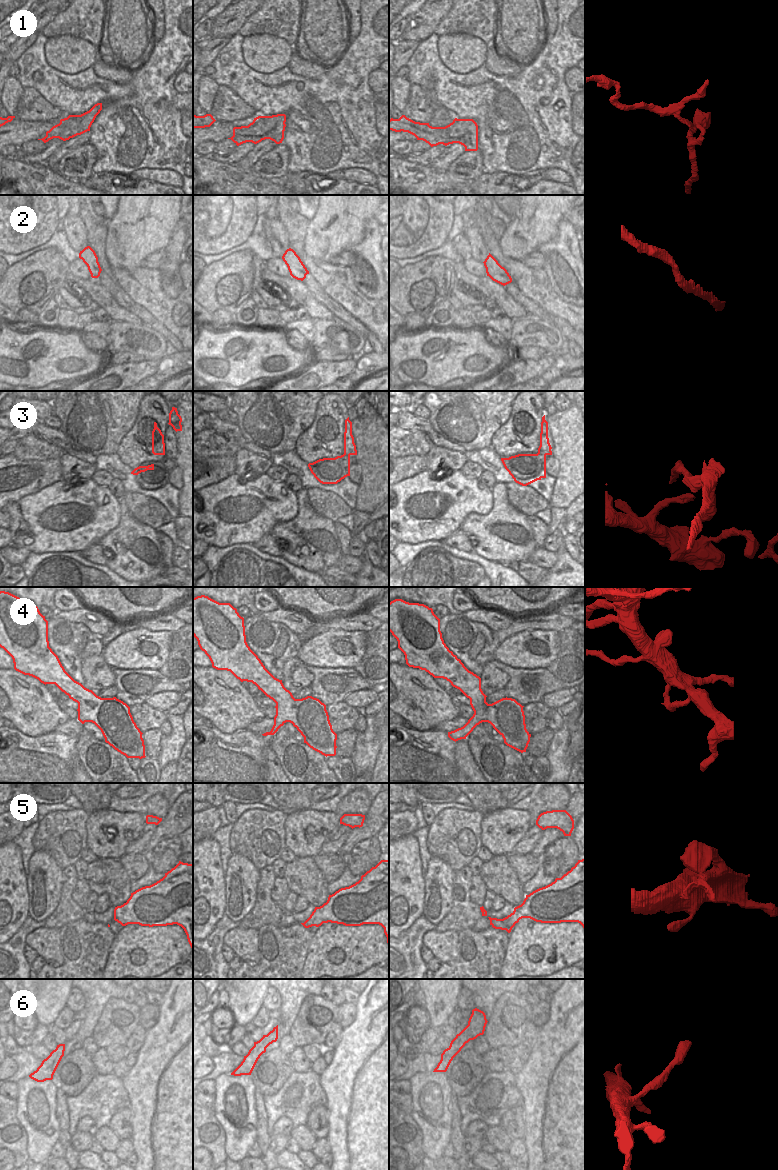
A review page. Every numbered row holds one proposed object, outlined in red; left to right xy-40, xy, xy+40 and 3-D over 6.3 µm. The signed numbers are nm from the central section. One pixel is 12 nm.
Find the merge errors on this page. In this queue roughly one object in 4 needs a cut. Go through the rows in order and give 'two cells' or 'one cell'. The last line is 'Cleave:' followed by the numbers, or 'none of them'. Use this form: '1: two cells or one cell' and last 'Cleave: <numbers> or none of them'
1: two cells
2: one cell
3: two cells
4: one cell
5: one cell
6: one cell
Cleave: 1, 3

